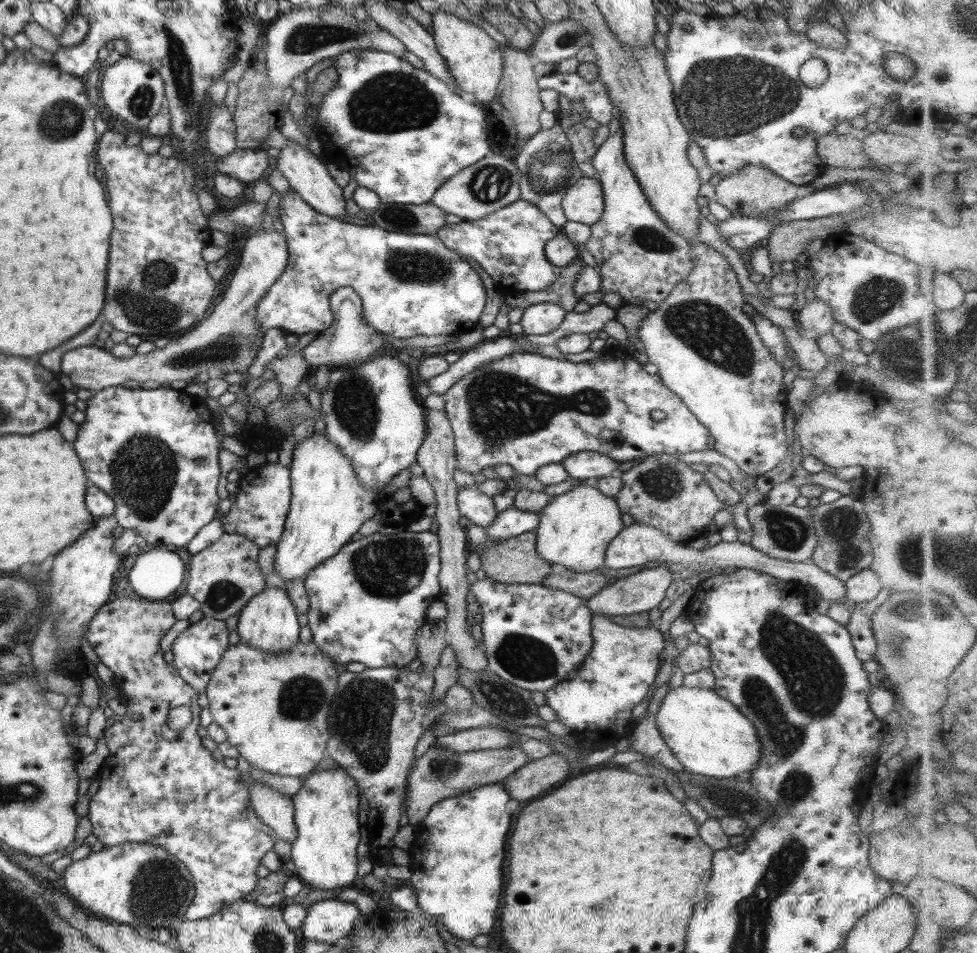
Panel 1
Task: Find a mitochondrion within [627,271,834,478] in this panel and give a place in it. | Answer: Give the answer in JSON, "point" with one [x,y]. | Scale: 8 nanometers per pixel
{"point":[709,330]}

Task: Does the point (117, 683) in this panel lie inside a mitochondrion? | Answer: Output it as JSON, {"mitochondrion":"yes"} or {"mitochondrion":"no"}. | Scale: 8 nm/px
{"mitochondrion":"no"}

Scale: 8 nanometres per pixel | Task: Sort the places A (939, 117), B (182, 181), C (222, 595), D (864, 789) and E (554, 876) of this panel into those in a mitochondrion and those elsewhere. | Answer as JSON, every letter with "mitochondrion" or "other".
{"A":"other","B":"other","C":"mitochondrion","D":"other","E":"other"}

